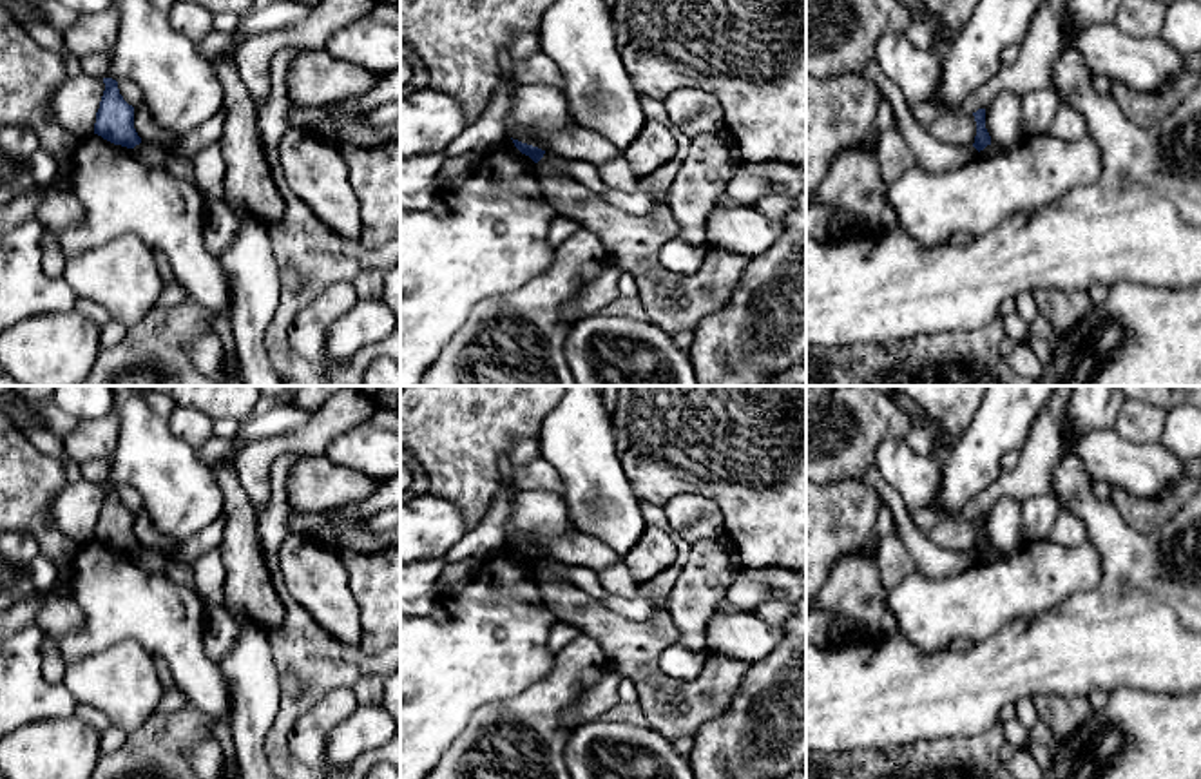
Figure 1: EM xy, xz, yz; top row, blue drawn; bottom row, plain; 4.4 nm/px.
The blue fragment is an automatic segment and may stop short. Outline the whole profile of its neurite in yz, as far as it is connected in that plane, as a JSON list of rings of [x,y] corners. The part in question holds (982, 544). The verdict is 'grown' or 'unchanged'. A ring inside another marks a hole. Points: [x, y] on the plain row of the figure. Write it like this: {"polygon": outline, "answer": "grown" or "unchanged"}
{"polygon": [[[978,515],[976,518],[973,518],[973,522],[975,522],[975,527],[976,527],[976,542],[975,542],[973,553],[980,558],[987,551],[991,551],[991,542],[985,534],[985,515]]], "answer": "unchanged"}

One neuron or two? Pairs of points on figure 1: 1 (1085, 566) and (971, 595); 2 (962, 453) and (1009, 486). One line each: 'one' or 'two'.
1: one
2: two

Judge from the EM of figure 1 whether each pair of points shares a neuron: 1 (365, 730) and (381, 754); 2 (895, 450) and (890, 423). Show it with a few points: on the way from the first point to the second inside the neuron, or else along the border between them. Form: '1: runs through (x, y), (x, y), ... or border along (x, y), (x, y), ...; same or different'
1: border along (381, 745), (354, 759); different
2: border along (903, 437), (886, 437), (877, 446), (872, 464); different

